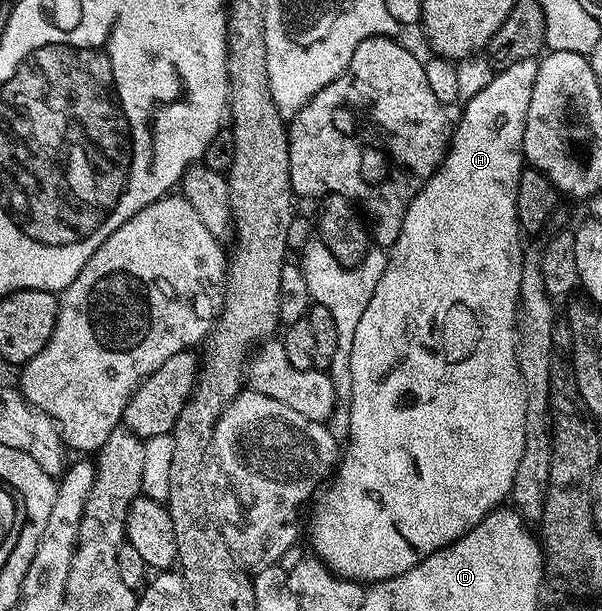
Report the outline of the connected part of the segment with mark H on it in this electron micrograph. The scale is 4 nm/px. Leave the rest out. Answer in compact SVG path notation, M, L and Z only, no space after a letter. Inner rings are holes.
M526 58L517 64L500 69L492 77L491 82L485 84L481 92L477 92L477 96L468 98L462 103L463 115L450 131L447 155L443 157L442 164L435 169L435 175L420 188L417 197L409 204L403 217L401 232L389 248L388 264L384 274L376 277L370 287L371 299L353 332L351 345L353 388L347 433L349 441L345 446L347 451L344 454L342 451L337 462L337 473L330 485L322 491L323 499L321 494L314 503L315 511L311 514L311 546L315 549L312 550L314 557L320 558L338 578L347 578L350 582L360 584L374 584L386 578L401 576L401 572L409 572L409 568L425 560L425 556L465 536L465 532L473 529L485 515L500 509L510 499L517 476L517 464L521 464L521 452L525 452L527 411L527 391L523 388L523 377L519 371L515 351L515 316L519 305L525 253L524 247L519 247L521 229L515 201L518 180L525 169L523 157L525 120L529 112L529 100L533 100L533 80L537 80L538 67L539 63L535 58Z

